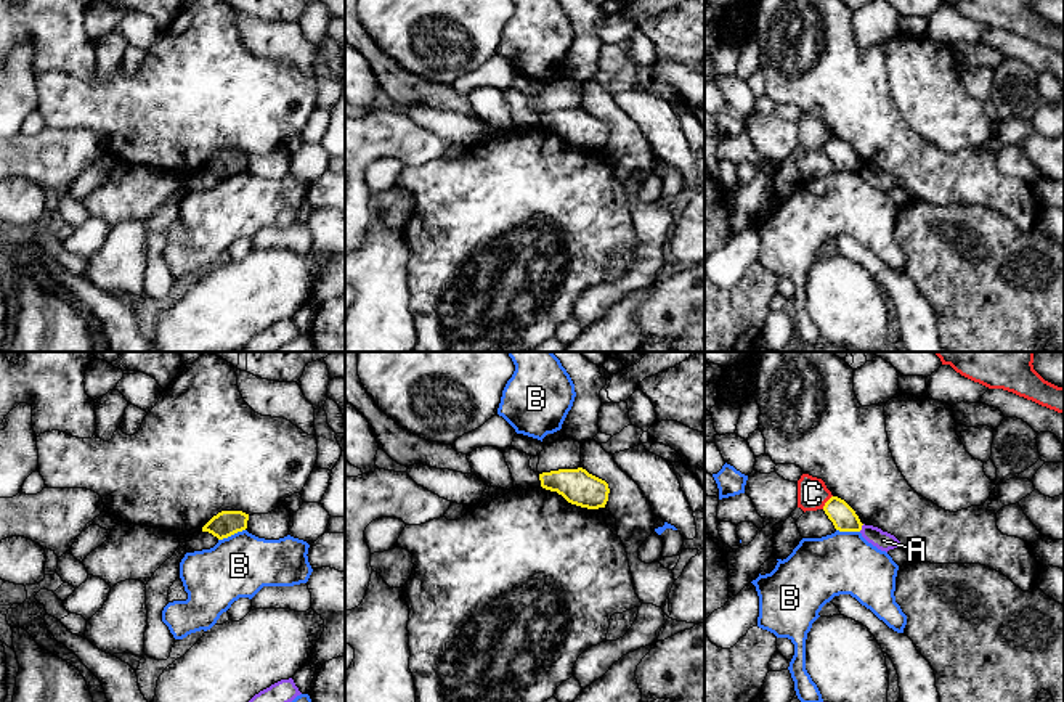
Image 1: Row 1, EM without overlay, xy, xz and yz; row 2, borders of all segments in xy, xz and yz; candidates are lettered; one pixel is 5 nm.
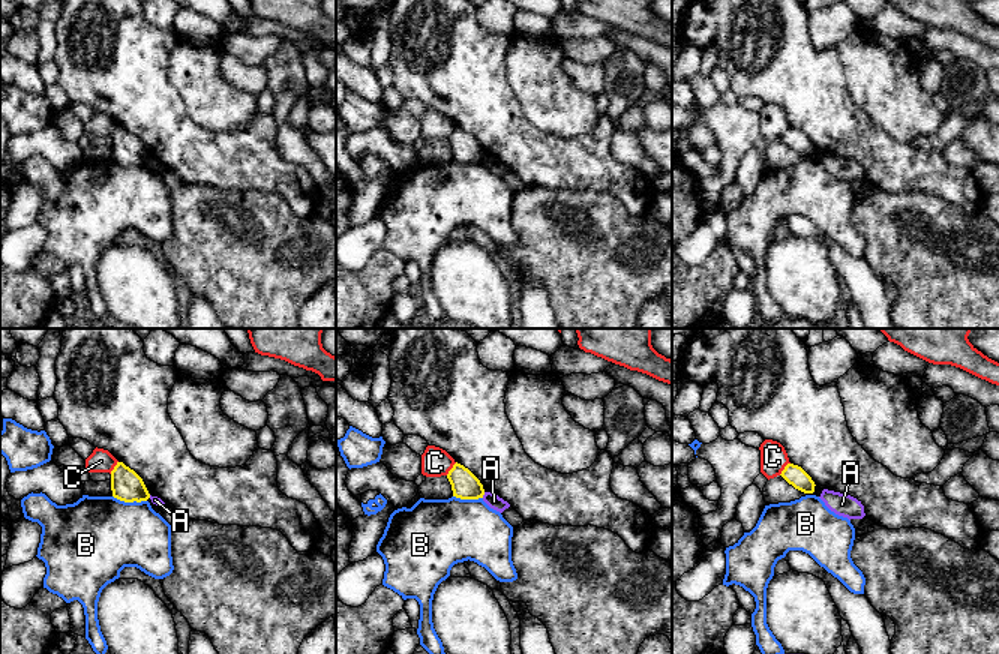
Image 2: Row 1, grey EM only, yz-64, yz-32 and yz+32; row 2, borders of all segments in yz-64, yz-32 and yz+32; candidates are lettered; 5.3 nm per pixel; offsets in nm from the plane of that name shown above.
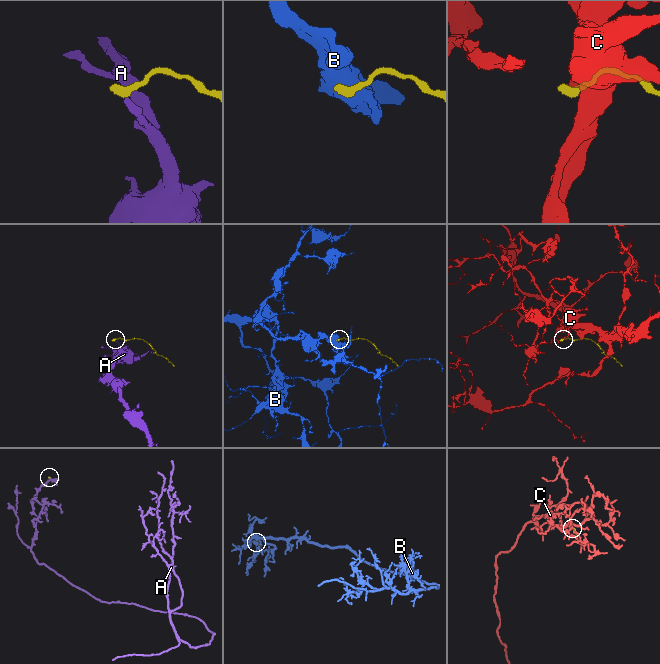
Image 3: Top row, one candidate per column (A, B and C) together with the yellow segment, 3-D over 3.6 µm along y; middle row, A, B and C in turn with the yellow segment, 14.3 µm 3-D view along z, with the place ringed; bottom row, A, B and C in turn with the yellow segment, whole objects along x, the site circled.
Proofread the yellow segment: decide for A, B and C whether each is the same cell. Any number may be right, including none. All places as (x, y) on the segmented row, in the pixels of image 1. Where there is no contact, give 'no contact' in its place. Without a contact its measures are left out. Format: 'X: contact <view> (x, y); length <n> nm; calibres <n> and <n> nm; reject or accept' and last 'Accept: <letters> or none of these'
A: contact yz (860, 527); length 50 nm; calibres 130 and 90 nm; reject
B: contact xy (231, 534); length 150 nm; calibres 130 and 320 nm; reject
C: contact yz (827, 502); length 90 nm; calibres 130 and 160 nm; reject
Accept: none of these

